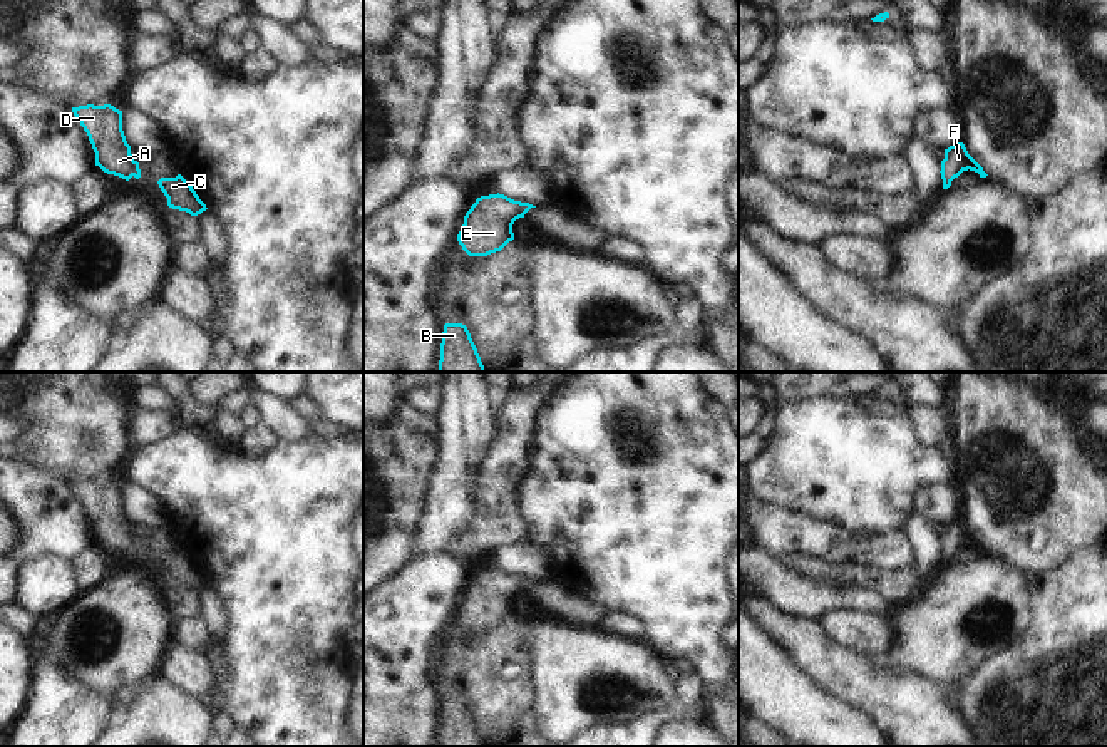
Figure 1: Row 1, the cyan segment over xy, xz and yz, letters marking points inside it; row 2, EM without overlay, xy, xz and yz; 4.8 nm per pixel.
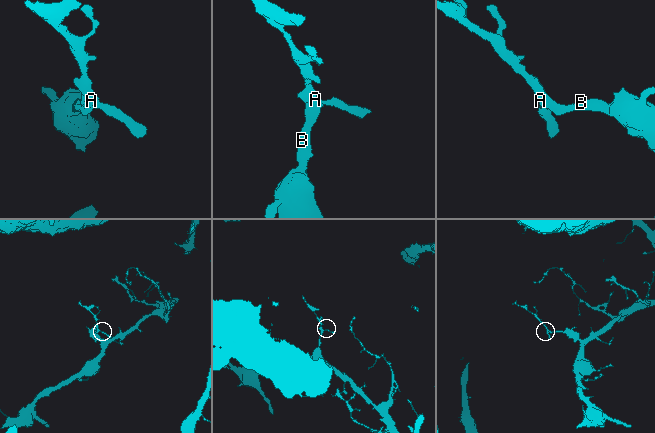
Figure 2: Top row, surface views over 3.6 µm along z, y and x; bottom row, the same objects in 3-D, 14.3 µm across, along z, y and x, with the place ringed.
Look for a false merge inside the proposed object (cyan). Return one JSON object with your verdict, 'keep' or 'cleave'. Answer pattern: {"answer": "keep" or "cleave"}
{"answer": "keep"}

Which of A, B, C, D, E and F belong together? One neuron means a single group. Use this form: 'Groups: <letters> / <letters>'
Groups: A B C D E F.

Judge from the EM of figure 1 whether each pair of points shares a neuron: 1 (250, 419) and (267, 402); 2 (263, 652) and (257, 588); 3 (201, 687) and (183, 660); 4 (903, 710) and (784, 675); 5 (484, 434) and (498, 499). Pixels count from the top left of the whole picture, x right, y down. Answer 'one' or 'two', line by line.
1: two
2: one
3: one
4: two
5: two

